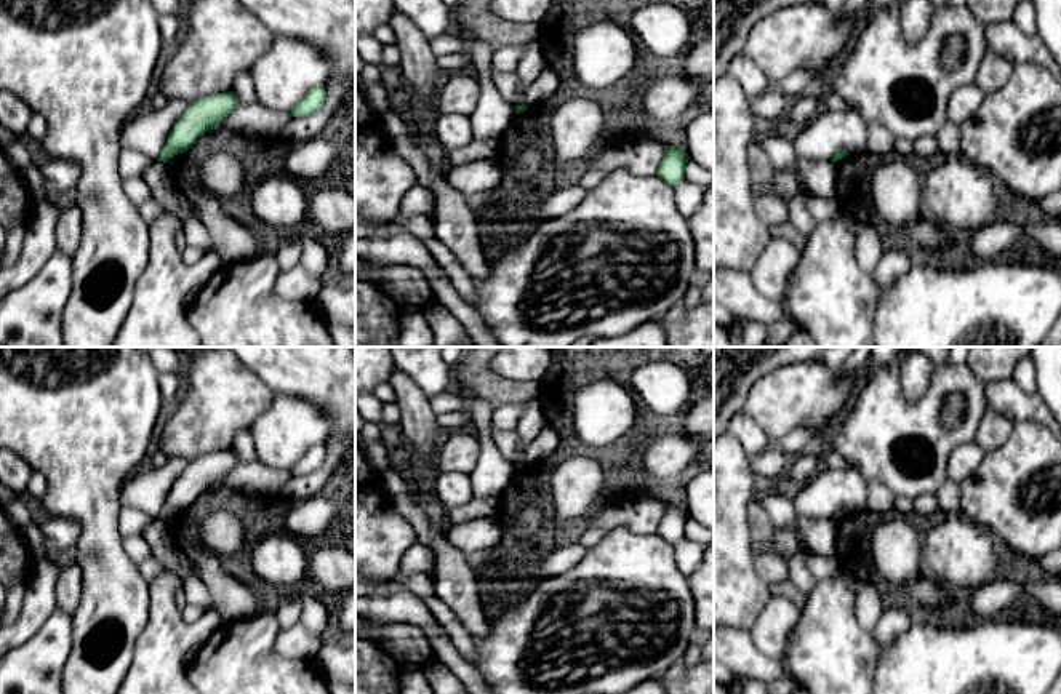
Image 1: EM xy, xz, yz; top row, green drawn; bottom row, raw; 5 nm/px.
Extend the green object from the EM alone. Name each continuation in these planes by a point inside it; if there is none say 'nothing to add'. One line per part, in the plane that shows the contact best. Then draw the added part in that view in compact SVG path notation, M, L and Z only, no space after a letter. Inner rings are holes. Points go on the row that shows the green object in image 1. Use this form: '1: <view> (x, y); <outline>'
nothing to add

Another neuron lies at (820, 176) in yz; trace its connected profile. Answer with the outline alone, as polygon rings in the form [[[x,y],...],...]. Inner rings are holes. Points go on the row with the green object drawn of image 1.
[[[800,158],[797,163],[805,182],[803,192],[807,195],[823,200],[837,198],[837,170],[831,160]]]

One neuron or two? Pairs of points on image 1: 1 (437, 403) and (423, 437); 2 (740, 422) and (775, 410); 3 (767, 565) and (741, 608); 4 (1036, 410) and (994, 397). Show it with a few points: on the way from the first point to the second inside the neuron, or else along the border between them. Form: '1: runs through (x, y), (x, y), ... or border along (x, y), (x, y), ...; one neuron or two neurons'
1: border along (428, 400), (436, 413); two neurons
2: border along (743, 410), (772, 443); two neurons
3: border along (754, 555), (756, 573), (772, 589); two neurons
4: runs through (1026, 406), (1004, 397); one neuron

